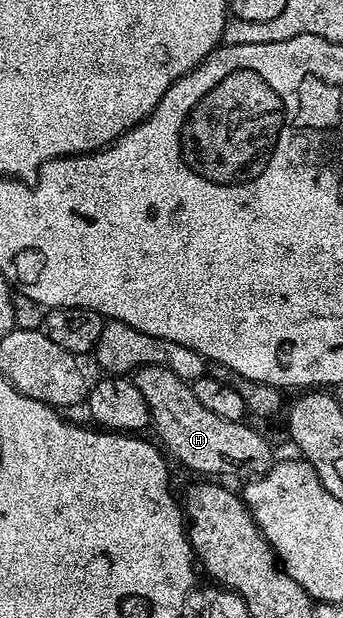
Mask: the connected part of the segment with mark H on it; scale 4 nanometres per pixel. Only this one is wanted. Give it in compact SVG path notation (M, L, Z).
M144 366L131 375L130 381L142 392L142 400L152 413L151 425L161 438L163 449L173 454L184 466L197 470L200 476L233 474L236 478L251 480L260 477L274 465L268 442L247 421L231 422L214 416L194 396L191 385L183 382L174 372L161 366Z

